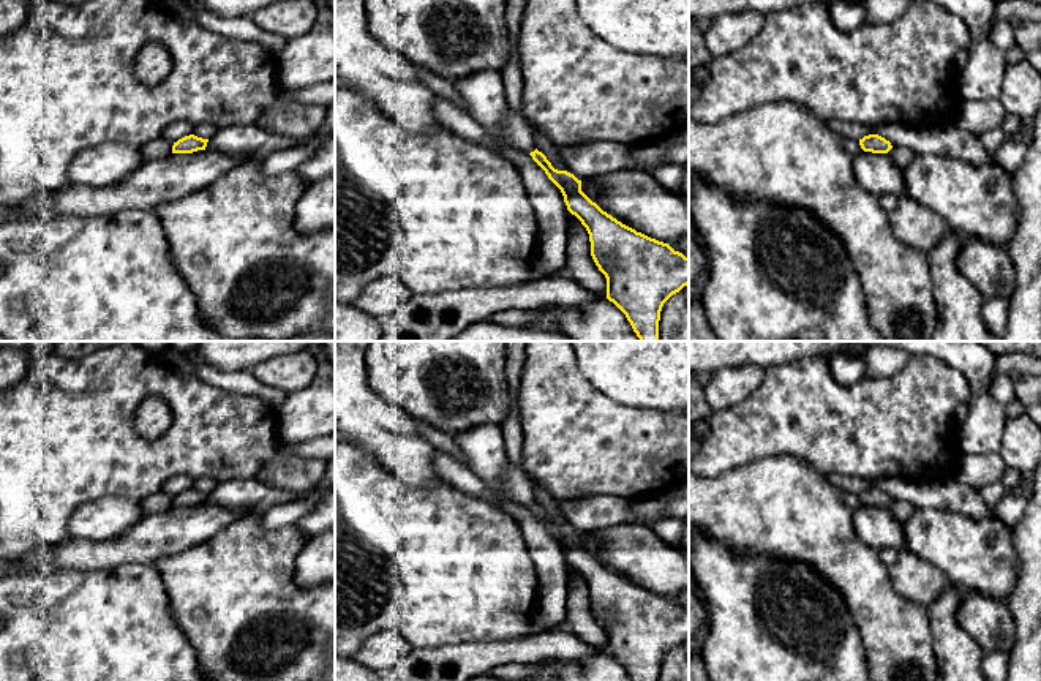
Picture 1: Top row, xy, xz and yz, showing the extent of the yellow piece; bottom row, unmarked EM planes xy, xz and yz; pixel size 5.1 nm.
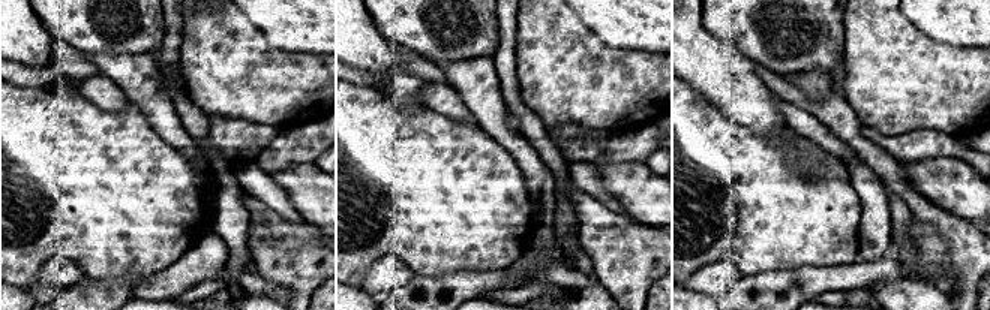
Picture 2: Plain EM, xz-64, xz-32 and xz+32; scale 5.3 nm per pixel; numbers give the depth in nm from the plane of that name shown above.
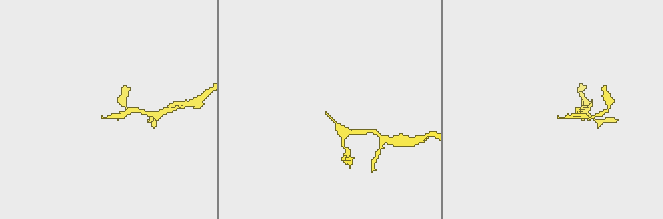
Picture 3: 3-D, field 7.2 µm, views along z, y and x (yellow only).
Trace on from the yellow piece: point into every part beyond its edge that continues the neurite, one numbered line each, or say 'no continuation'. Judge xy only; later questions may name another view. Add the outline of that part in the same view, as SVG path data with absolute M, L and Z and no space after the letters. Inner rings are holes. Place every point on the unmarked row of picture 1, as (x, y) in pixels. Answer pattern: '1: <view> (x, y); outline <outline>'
no continuation

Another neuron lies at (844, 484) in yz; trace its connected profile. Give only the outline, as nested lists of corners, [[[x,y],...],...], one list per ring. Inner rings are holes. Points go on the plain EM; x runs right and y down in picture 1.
[[[836,474],[826,479],[844,493],[859,495],[864,490],[872,488],[872,479],[851,479],[851,477],[836,476]]]

